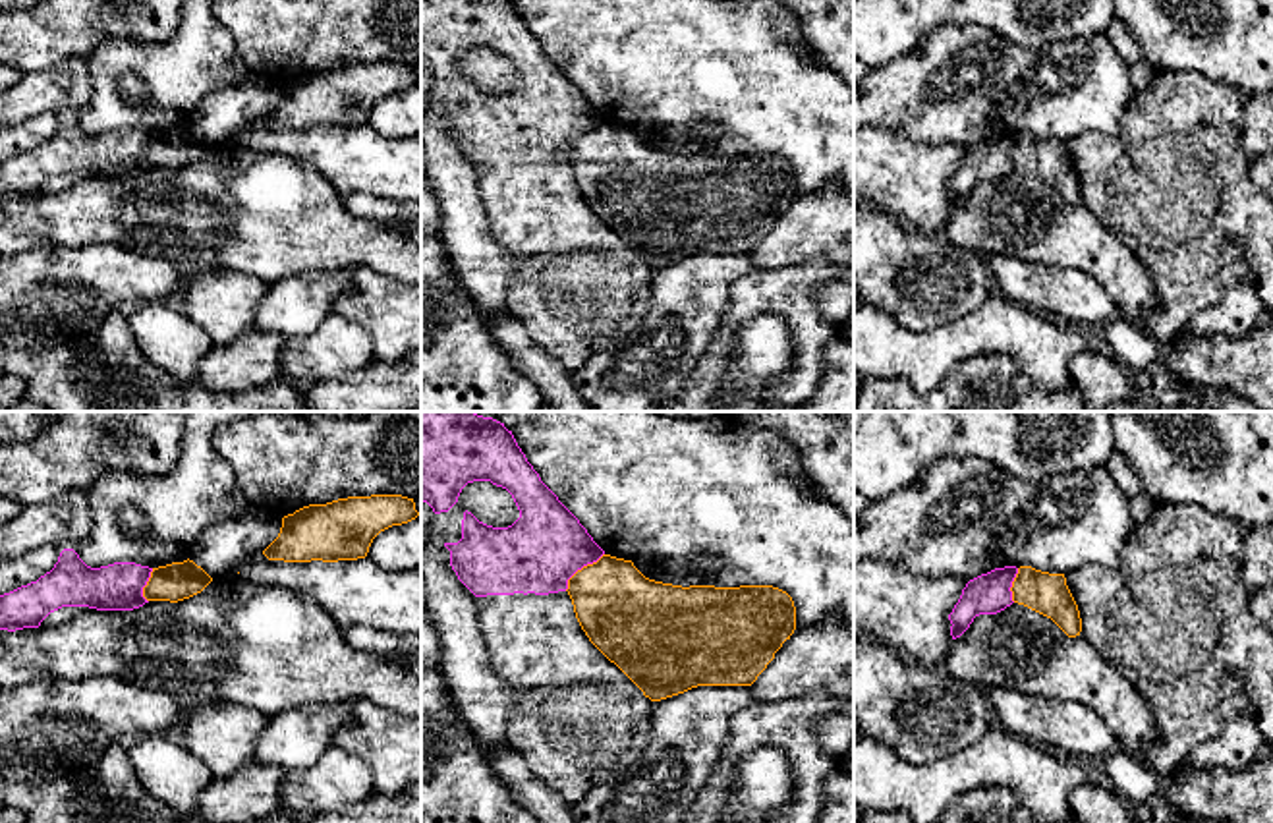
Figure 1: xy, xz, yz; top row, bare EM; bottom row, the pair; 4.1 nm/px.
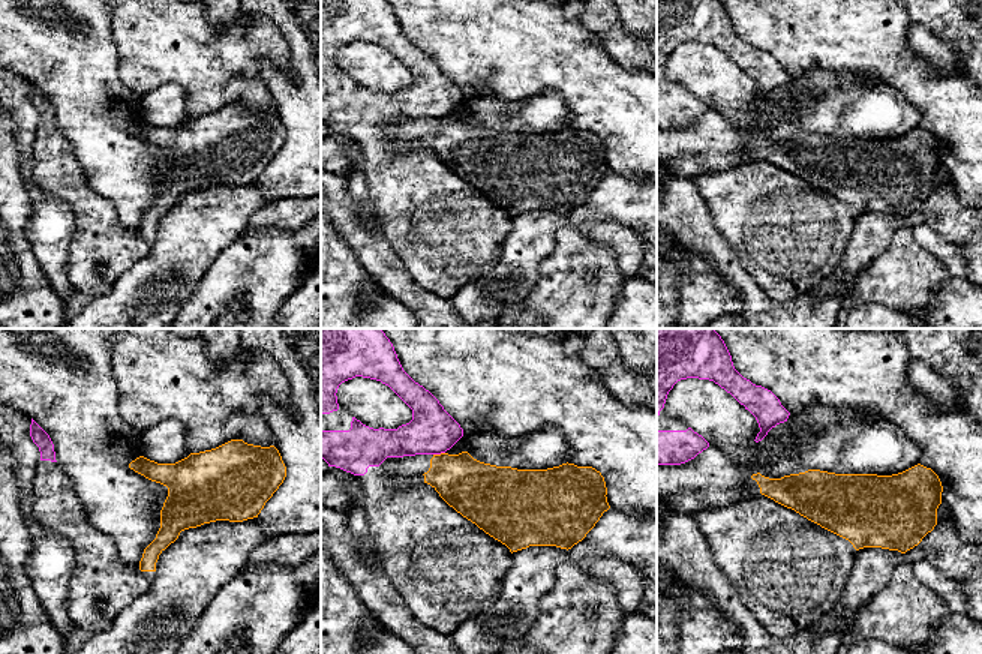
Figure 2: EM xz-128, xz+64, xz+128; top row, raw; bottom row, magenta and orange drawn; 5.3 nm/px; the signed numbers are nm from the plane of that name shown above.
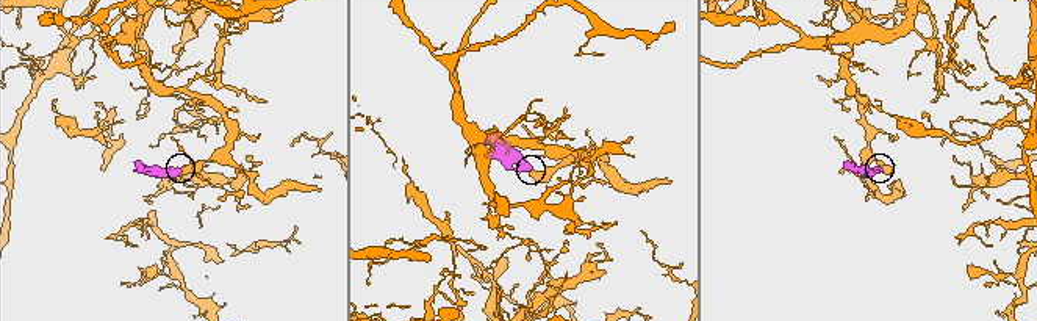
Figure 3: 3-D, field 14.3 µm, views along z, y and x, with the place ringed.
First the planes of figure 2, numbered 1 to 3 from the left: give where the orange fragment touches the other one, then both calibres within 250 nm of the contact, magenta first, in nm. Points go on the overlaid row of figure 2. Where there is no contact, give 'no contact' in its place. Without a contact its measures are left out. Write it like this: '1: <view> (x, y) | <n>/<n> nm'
1: no contact
2: xz+64 (438, 453) | 260/300 nm
3: no contact

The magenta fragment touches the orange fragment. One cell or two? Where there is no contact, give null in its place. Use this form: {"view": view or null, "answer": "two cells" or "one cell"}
{"view": "xz", "answer": "two cells"}

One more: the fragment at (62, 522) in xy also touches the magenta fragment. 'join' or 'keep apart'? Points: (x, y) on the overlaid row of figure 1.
keep apart

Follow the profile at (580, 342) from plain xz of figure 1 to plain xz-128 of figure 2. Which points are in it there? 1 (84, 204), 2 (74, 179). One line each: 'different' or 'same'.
1: same
2: same

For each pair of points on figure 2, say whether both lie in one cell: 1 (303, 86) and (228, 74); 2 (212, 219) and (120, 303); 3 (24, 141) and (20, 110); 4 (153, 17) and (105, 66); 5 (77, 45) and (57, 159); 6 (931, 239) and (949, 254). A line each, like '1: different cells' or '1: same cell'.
1: different cells
2: same cell
3: same cell
4: different cells
5: different cells
6: same cell

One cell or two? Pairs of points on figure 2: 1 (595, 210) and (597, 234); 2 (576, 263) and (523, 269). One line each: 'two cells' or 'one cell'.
1: two cells
2: two cells

